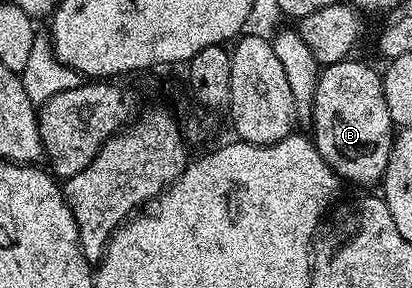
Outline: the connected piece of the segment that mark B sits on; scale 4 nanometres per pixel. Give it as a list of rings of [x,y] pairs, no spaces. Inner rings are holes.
[[[344,60],[320,69],[309,126],[310,129],[315,129],[313,141],[317,152],[344,183],[356,182],[359,186],[371,186],[374,182],[376,185],[383,181],[396,131],[389,116],[389,108],[385,104],[382,73],[378,69],[375,71],[367,62],[351,61]]]

